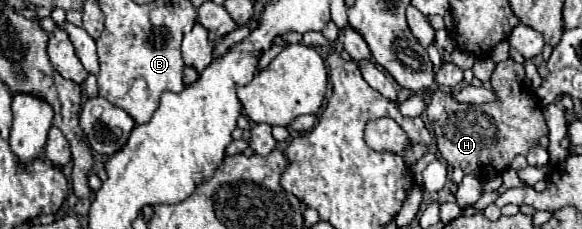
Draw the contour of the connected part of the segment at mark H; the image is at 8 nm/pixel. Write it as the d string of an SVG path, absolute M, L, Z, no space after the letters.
M512 58L497 63L490 82L498 94L498 102L492 104L464 104L454 98L450 90L436 90L426 108L428 120L434 128L440 156L452 168L462 168L464 174L474 174L484 180L488 176L506 170L514 158L514 152L528 154L542 136L548 134L542 108L524 85L525 70Z

